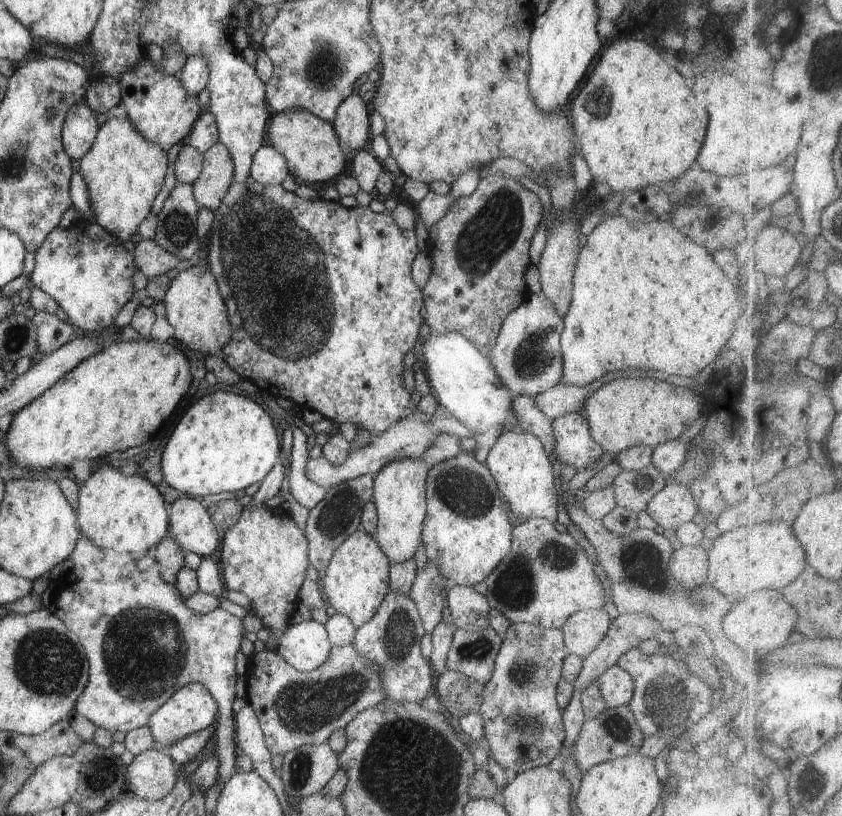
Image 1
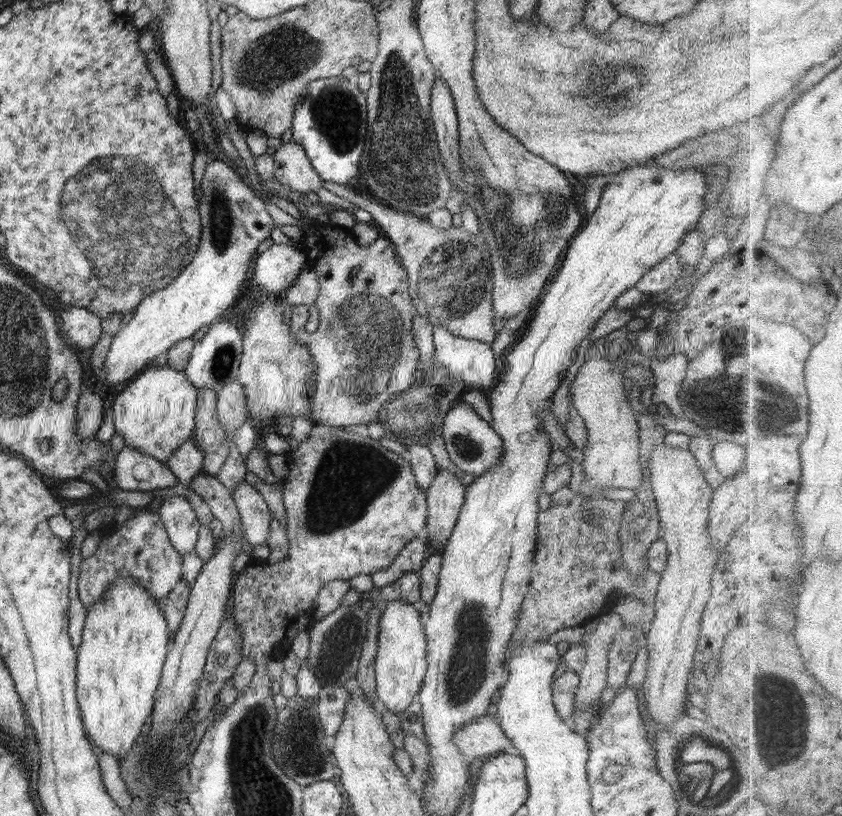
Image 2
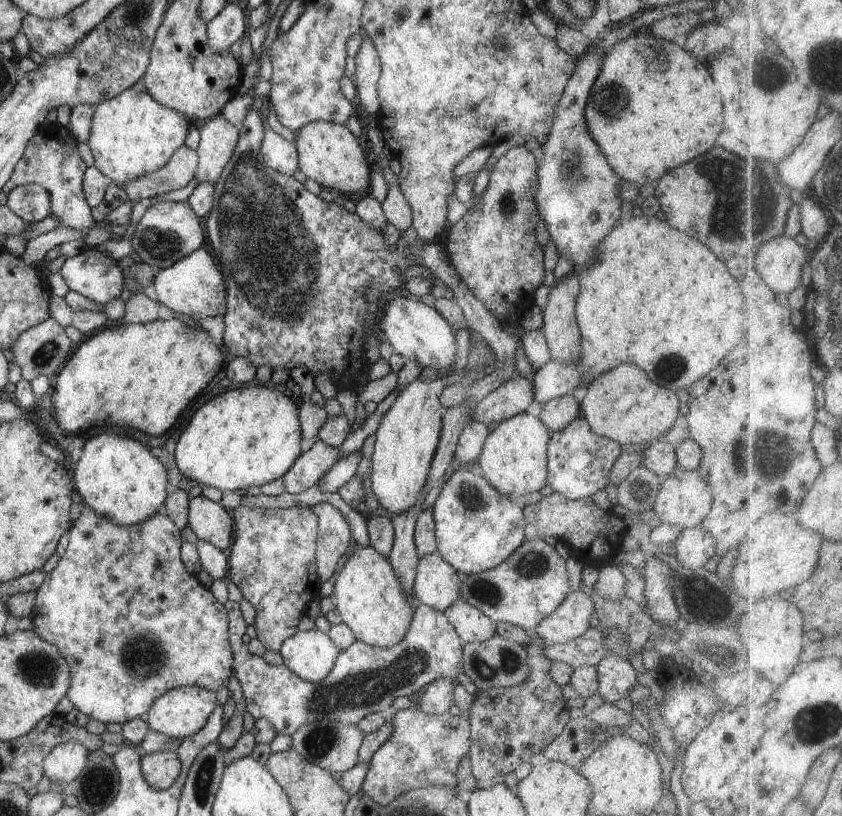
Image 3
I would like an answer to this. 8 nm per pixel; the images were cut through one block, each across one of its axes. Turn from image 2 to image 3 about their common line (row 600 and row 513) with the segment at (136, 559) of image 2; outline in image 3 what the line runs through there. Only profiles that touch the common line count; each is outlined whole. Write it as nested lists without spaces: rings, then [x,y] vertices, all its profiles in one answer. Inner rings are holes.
[[[84,505],[81,515],[71,523],[69,533],[70,539],[64,555],[52,572],[47,573],[38,590],[35,590],[31,619],[34,625],[33,631],[45,641],[55,644],[70,665],[71,685],[67,697],[72,702],[74,709],[79,710],[88,718],[99,720],[104,724],[115,722],[123,725],[125,722],[145,717],[151,704],[169,690],[196,685],[216,692],[229,685],[230,677],[233,675],[233,652],[229,639],[226,607],[216,600],[210,588],[202,586],[197,577],[191,575],[184,566],[180,554],[181,544],[184,541],[183,533],[177,529],[170,518],[162,512],[158,512],[141,523],[124,526],[113,523],[109,518],[100,516]]]

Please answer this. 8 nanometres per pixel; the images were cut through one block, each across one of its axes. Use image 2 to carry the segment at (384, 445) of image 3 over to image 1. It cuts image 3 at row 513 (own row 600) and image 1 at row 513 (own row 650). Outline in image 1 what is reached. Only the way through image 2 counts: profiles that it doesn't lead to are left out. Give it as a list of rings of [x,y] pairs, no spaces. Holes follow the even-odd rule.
[[[402,458],[388,462],[376,475],[373,481],[372,502],[376,506],[378,520],[373,540],[386,554],[389,562],[406,562],[415,556],[420,548],[422,526],[426,519],[426,478],[430,466],[420,460]]]

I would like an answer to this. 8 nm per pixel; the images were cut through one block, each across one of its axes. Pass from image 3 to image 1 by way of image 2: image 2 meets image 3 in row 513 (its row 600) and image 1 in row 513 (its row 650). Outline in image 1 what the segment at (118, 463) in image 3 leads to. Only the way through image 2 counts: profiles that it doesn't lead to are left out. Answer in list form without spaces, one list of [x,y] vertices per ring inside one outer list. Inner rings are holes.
[[[106,460],[95,467],[90,478],[79,484],[80,506],[76,510],[79,532],[102,550],[140,555],[155,548],[169,534],[168,506],[162,494],[139,475],[126,476],[120,472],[118,462]]]

